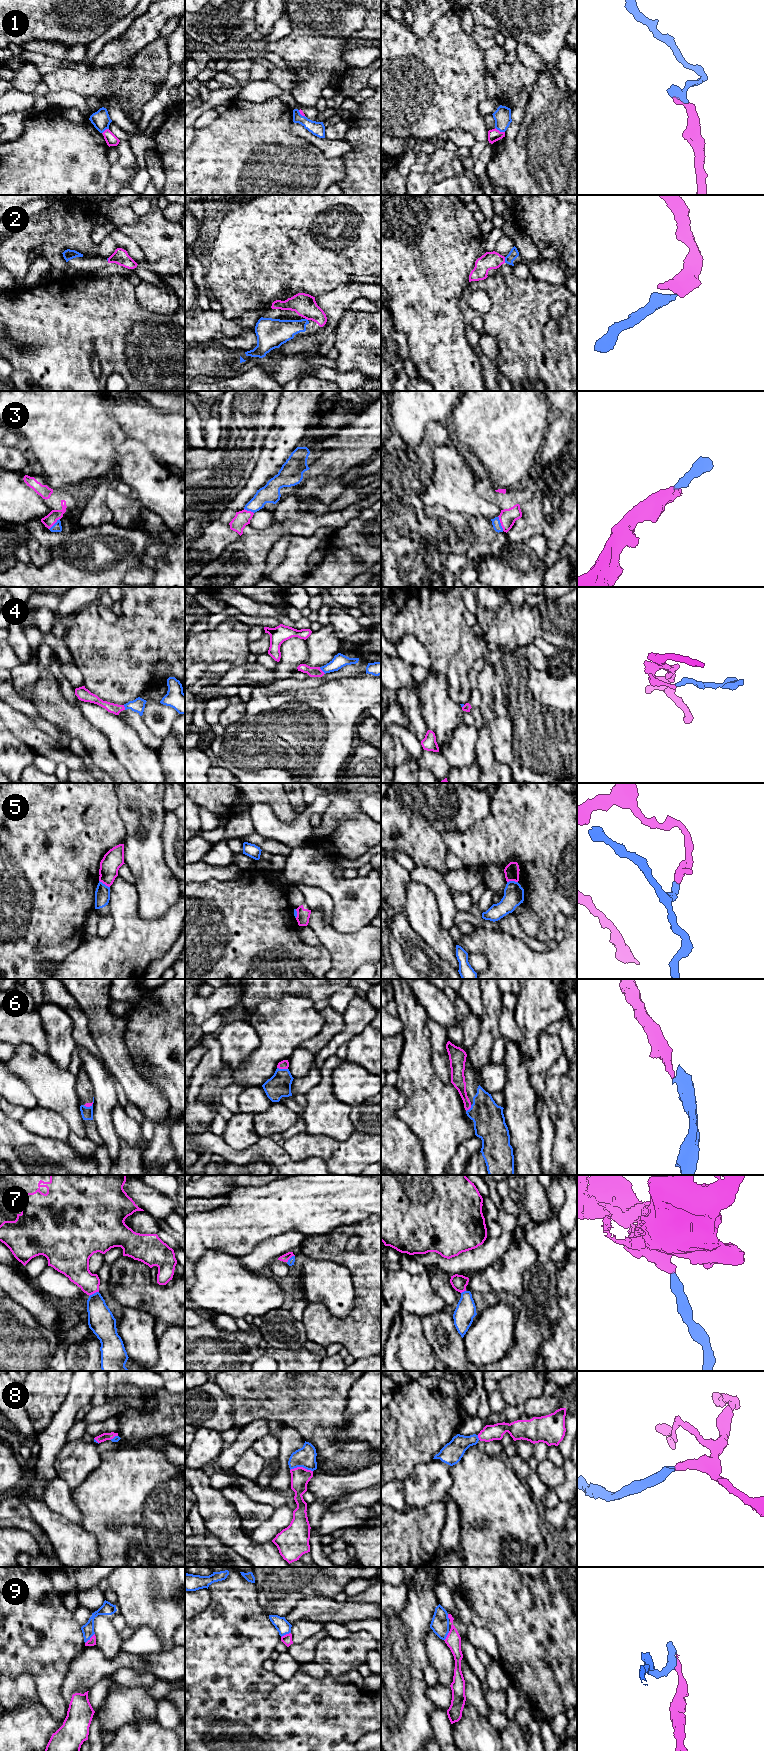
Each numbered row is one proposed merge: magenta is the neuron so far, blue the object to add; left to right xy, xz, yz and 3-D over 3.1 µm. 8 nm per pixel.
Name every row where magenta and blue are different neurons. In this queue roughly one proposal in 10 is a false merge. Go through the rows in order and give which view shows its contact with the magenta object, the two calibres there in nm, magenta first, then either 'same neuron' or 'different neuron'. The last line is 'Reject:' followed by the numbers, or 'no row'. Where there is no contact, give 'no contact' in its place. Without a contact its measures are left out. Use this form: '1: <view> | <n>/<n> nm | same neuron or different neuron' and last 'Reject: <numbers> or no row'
1: yz | 100/140 nm | same neuron
2: yz | 140/80 nm | same neuron
3: yz | 140/70 nm | same neuron
4: xz | 80/110 nm | same neuron
5: xy | 160/130 nm | different neuron
6: xz | 70/190 nm | same neuron
7: xy | 200/220 nm | same neuron
8: xz | 150/170 nm | same neuron
9: xy | 60/100 nm | same neuron
Reject: 5

